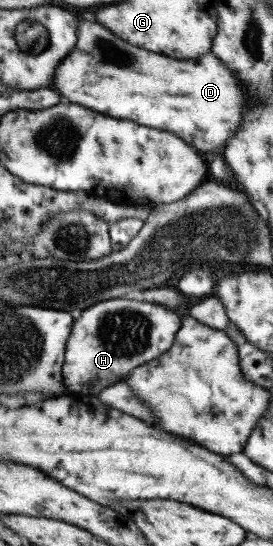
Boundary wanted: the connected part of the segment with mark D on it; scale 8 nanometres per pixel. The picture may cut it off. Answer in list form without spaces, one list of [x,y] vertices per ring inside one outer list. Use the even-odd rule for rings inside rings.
[[[82,21],[82,31],[78,31],[78,39],[73,47],[74,49],[70,49],[70,53],[58,63],[54,71],[54,79],[50,85],[52,90],[66,97],[70,103],[88,107],[108,117],[168,130],[182,138],[186,145],[190,145],[198,153],[224,145],[239,126],[244,109],[249,106],[241,81],[210,51],[201,55],[200,59],[176,61],[161,53],[152,53],[137,45],[128,45],[127,41],[116,37],[98,23],[88,21]]]

